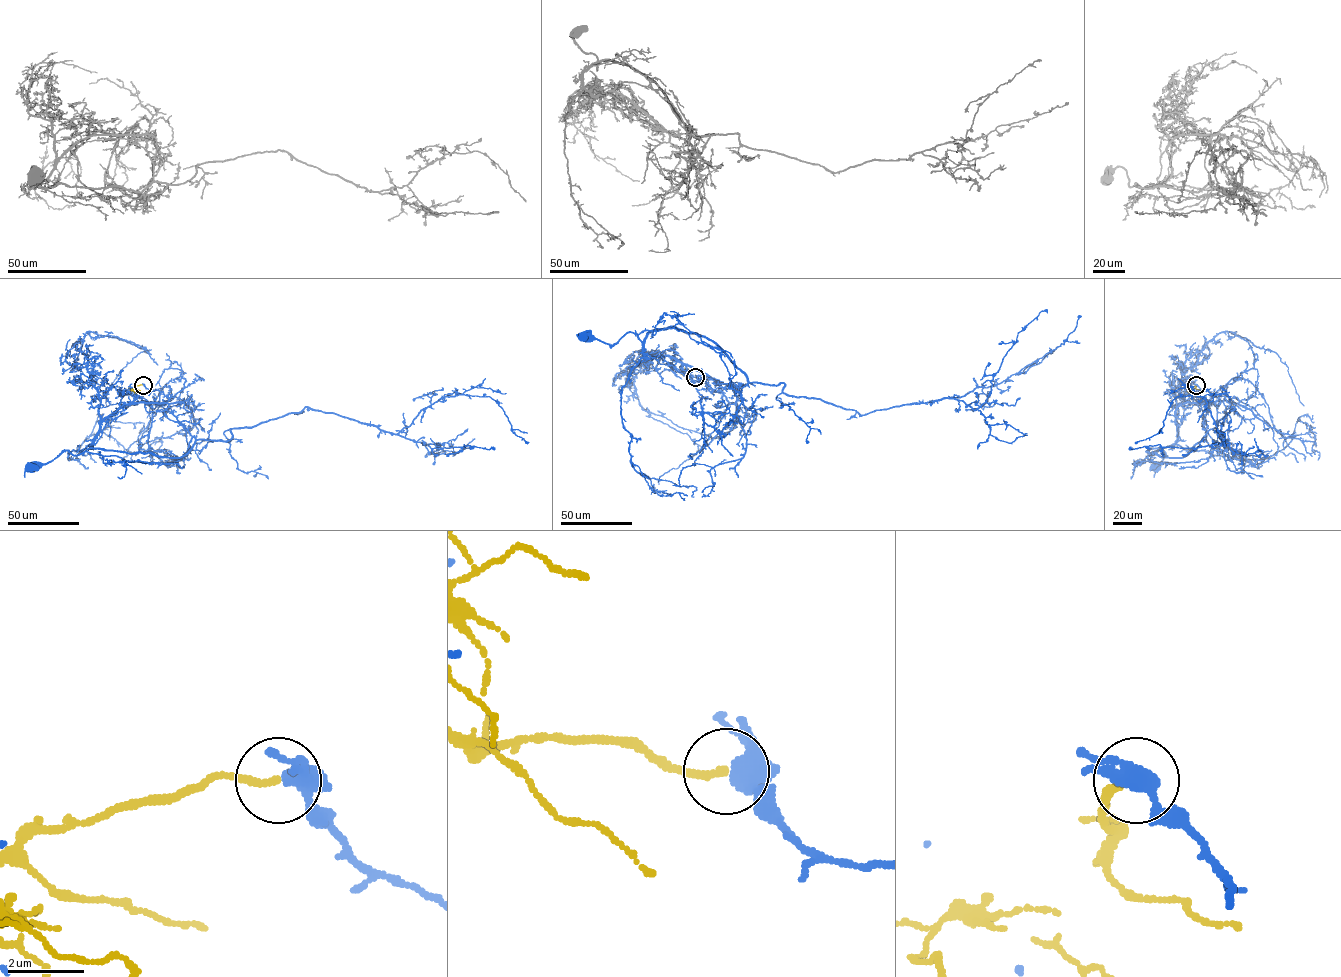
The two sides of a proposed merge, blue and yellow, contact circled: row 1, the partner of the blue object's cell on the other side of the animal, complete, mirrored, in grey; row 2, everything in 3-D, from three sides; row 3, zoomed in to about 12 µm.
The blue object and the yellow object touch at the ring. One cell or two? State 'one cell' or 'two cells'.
two cells

